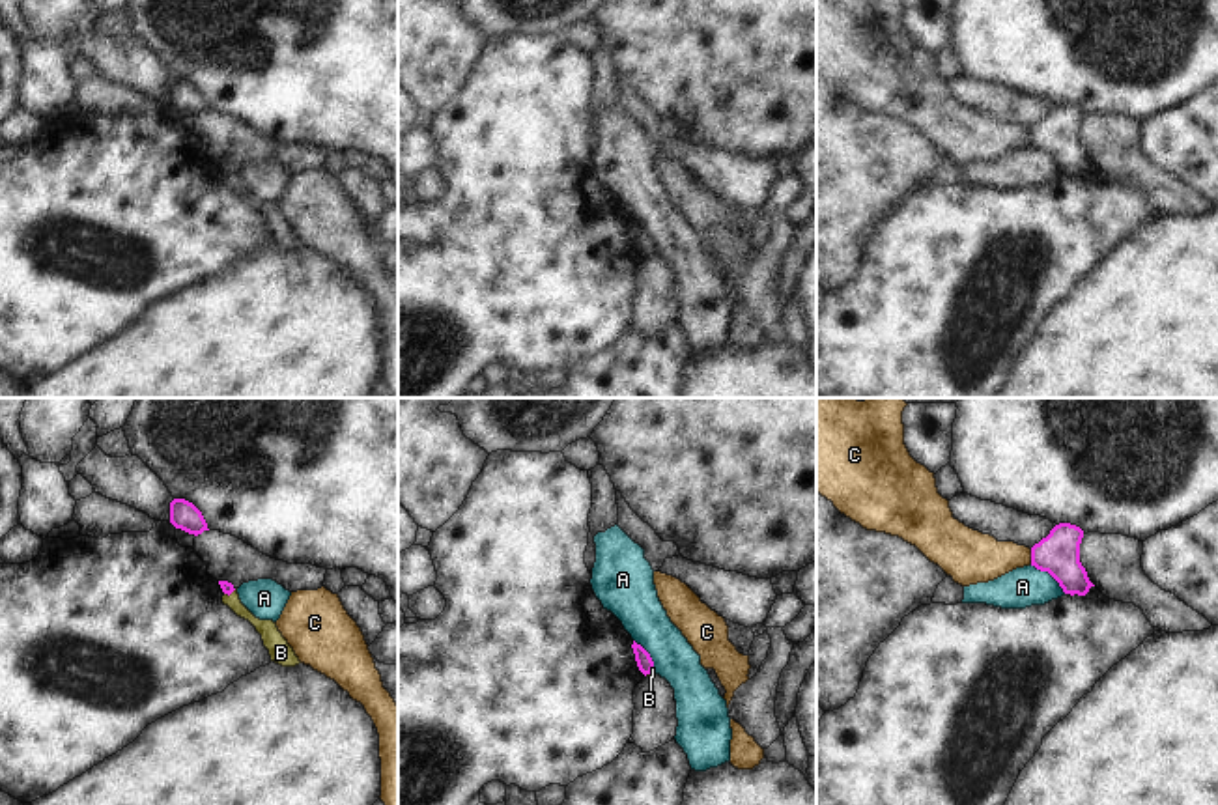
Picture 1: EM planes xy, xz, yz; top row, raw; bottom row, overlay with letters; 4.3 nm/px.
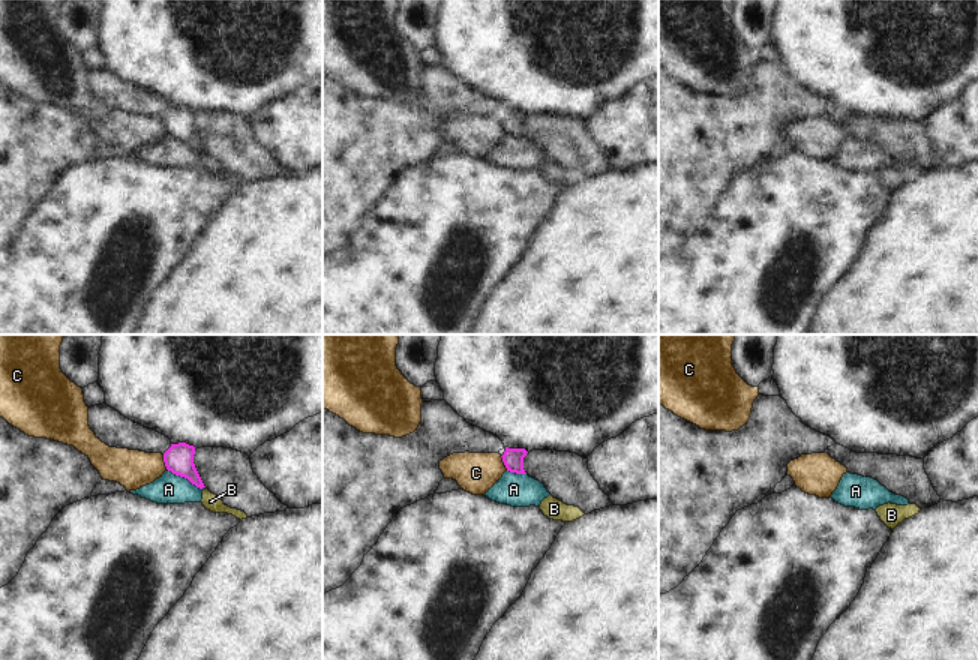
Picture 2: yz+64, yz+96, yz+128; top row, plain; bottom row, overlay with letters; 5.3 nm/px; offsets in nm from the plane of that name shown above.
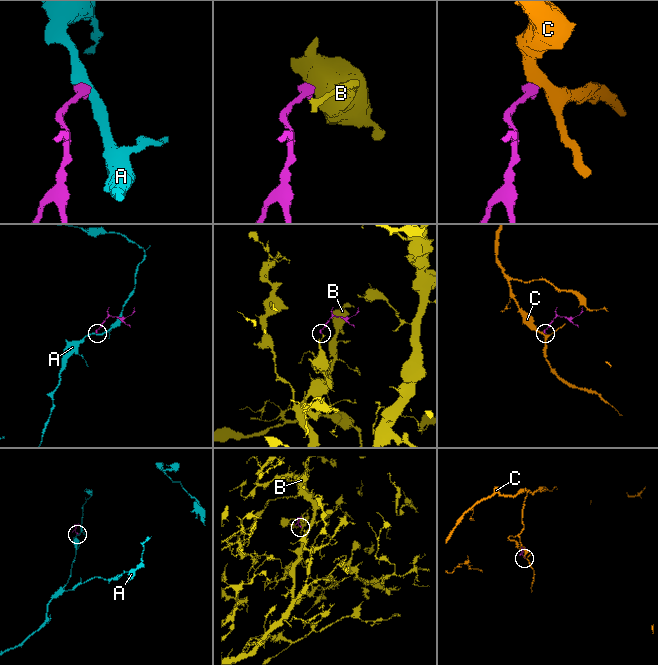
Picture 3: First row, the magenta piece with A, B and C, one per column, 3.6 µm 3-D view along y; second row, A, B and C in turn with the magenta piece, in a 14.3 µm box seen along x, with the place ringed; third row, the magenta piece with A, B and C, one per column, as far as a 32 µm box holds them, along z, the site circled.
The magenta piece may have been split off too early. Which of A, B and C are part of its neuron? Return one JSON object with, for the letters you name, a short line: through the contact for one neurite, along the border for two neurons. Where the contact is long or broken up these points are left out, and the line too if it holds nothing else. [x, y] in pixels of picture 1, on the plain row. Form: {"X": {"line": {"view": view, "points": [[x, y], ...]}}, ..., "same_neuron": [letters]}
{"B": {"line": {"view": "xy", "points": [[226, 169], [230, 174], [269, 215]]}}, "same_neuron": ["B"]}

